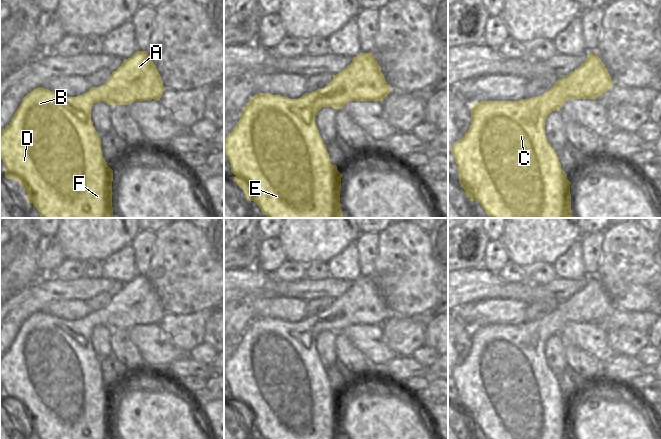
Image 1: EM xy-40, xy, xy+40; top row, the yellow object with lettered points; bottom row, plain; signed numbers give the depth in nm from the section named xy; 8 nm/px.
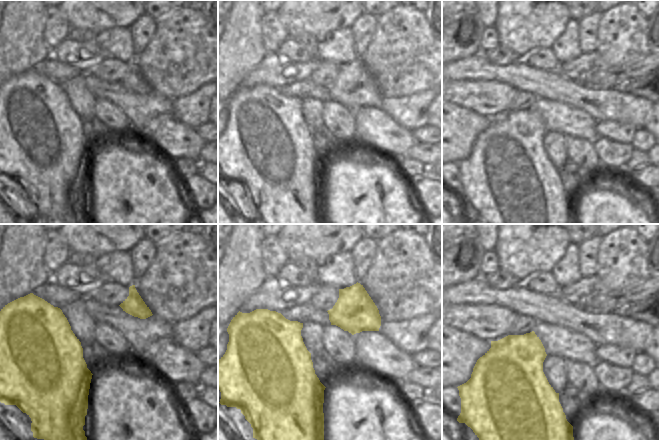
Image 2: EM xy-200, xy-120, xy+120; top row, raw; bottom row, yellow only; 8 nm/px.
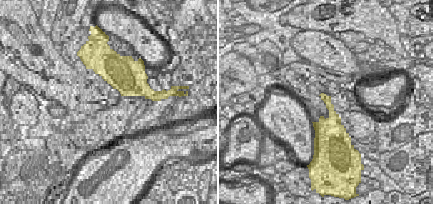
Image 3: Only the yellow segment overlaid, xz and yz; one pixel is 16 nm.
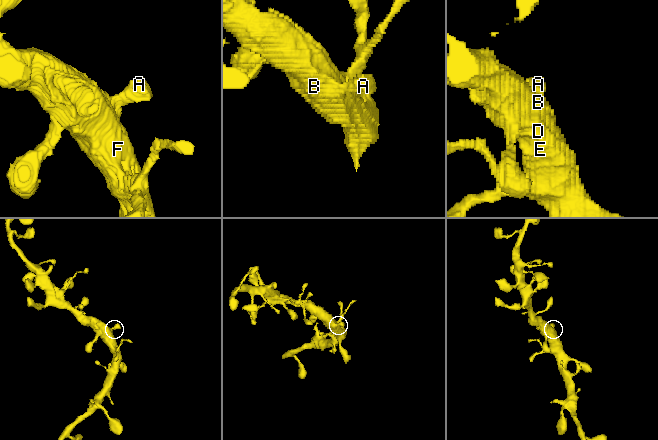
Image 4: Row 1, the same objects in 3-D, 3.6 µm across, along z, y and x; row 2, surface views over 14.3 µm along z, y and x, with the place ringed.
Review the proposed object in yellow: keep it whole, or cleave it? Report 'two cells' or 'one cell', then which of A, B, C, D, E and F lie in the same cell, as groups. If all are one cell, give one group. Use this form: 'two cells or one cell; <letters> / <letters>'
one cell; A B C D E F

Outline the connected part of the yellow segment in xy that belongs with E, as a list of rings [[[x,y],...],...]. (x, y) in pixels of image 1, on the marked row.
[[[360,53],[356,57],[353,57],[350,65],[345,67],[340,73],[333,75],[331,82],[326,87],[312,93],[306,93],[298,99],[290,99],[288,97],[272,95],[270,93],[260,93],[252,97],[241,111],[241,118],[237,122],[235,128],[224,138],[224,154],[231,164],[231,172],[235,175],[233,181],[243,190],[247,201],[254,201],[259,206],[262,214],[266,215],[268,218],[342,218],[343,213],[340,204],[340,192],[341,178],[343,175],[337,170],[336,165],[331,164],[327,147],[319,134],[315,122],[317,112],[322,107],[332,107],[336,110],[341,109],[350,101],[382,101],[390,92],[391,88],[387,84],[381,72],[381,68],[373,54]]]

